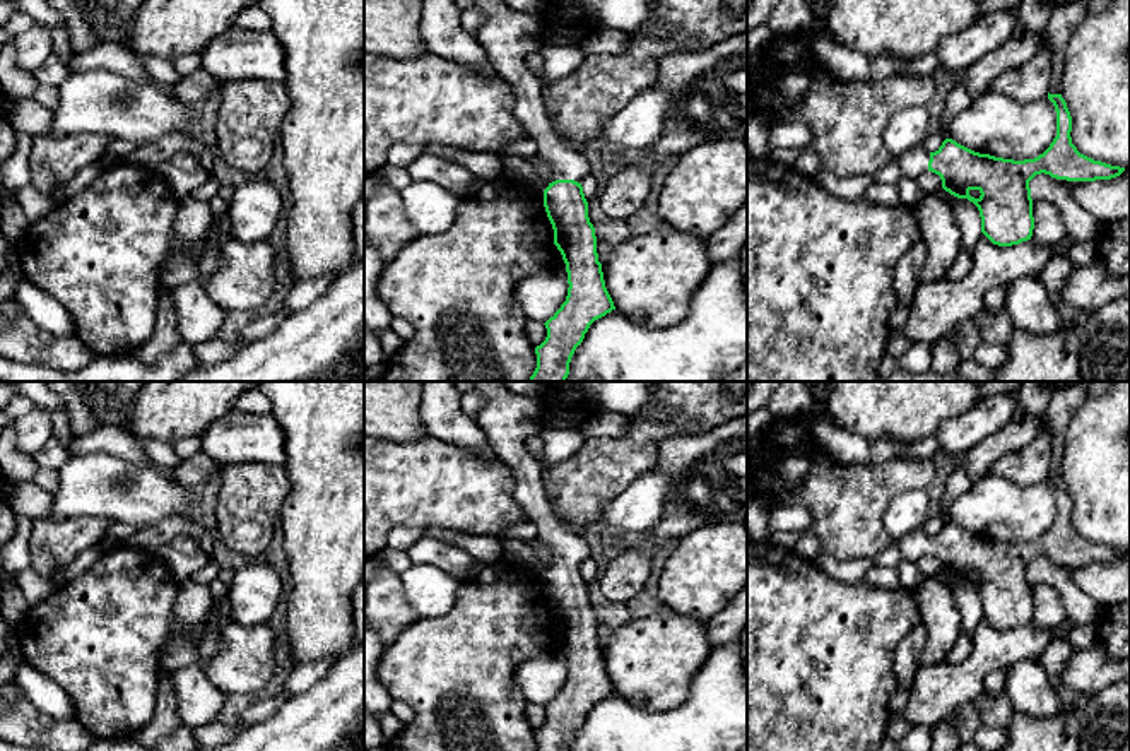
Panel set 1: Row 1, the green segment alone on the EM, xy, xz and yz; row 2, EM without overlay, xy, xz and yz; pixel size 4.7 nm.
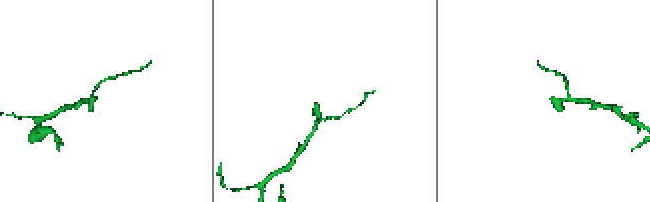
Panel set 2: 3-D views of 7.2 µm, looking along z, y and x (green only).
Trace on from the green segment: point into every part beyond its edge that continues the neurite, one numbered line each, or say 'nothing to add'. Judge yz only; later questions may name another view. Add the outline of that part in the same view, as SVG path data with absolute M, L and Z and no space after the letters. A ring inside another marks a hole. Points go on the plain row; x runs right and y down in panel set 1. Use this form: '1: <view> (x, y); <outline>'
1: yz (913, 546); M920 527L892 542L898 546L903 559L916 563L928 554L930 535Z

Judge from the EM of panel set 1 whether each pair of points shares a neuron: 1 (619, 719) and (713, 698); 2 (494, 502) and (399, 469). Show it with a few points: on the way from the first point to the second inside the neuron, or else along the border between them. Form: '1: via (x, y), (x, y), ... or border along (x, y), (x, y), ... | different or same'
1: via (643, 722), (684, 722), (689, 717) | same
2: via (470, 495), (423, 483) | same

